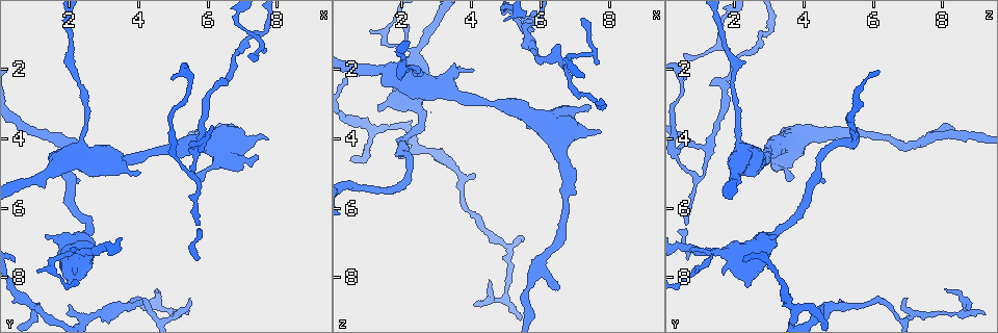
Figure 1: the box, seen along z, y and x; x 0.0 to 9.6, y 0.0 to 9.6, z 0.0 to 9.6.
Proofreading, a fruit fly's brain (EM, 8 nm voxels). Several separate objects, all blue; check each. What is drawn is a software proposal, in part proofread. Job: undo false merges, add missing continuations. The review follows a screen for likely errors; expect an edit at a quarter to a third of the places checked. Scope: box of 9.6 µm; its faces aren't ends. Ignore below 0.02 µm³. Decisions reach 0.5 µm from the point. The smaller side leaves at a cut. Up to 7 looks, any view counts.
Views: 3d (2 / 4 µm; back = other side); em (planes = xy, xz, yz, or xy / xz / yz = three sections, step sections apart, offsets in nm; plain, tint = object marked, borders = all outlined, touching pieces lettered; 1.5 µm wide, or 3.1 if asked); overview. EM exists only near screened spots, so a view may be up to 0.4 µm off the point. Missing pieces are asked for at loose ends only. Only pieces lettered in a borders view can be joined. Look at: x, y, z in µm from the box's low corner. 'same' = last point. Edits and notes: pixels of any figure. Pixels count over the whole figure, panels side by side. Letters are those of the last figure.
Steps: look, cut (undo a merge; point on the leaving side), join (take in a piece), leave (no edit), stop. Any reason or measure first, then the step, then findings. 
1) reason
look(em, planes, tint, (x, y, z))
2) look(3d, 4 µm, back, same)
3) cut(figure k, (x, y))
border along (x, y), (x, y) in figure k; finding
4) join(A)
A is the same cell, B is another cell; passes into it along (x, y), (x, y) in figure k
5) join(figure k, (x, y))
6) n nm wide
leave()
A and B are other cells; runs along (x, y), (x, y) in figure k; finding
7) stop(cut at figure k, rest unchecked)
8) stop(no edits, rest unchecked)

an open end
look(em, planes, tint, (4.15, 8.95, 8.80))

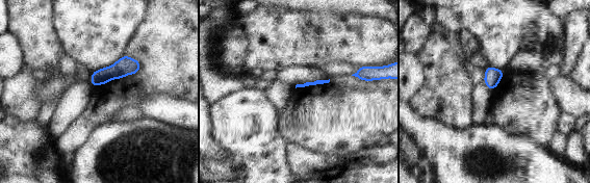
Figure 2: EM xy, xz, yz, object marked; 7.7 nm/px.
see the neighbours
look(em, planes, borders, same)

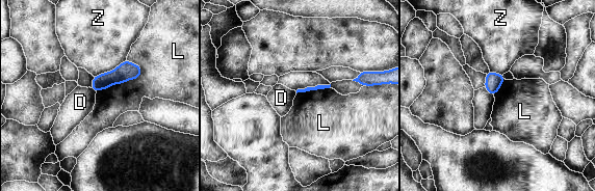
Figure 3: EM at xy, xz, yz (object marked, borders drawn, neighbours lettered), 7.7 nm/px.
L touches over 400 nm
leave()
D, L and Z are other cells; no lettered piece goes on from it

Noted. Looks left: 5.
look(em, xz, step 8, borders, (5.45, 8.60, 7.00))

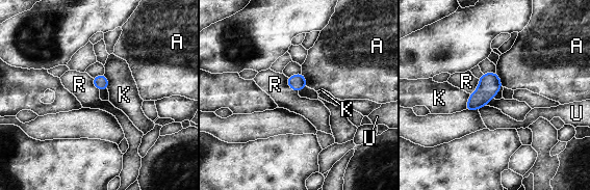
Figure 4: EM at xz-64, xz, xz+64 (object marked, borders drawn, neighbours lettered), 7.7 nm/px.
look(em, planes, borders, same)

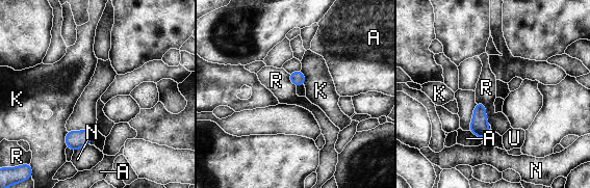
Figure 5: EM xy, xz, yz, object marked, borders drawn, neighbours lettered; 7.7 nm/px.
R touches over 200 nm
leave()
A, K, N, R and U are other cells; border along (476, 102), (484, 104), (488, 124) in figure 5; none of them fits

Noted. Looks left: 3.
branch stops here
look(em, yz, step 4, borders, (4.10, 5.00, 2.05))

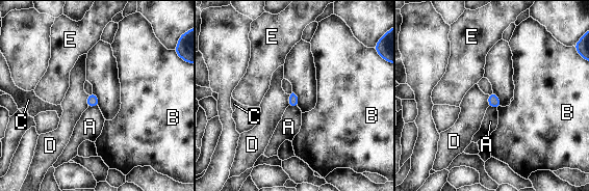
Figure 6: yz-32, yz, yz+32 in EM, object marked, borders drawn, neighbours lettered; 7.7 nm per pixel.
cut it another way
look(em, planes, borders, same)

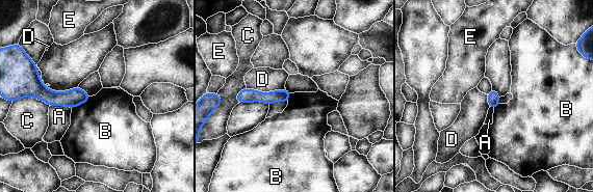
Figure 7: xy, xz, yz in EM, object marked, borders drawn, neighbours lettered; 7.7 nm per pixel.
D touches over 300 nm
leave()
A, B, C, D and E are other cells; border along (91, 97), (72, 109) in figure 7; none of them fits

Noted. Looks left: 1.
stop(no edits, rest unchecked)

